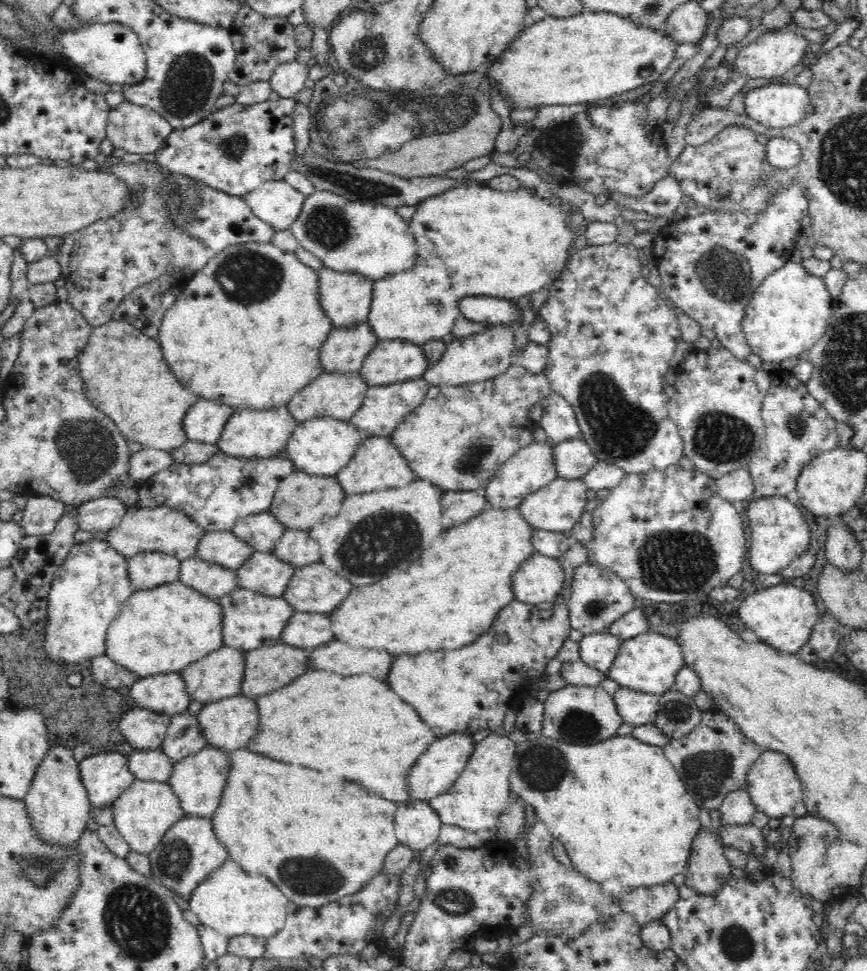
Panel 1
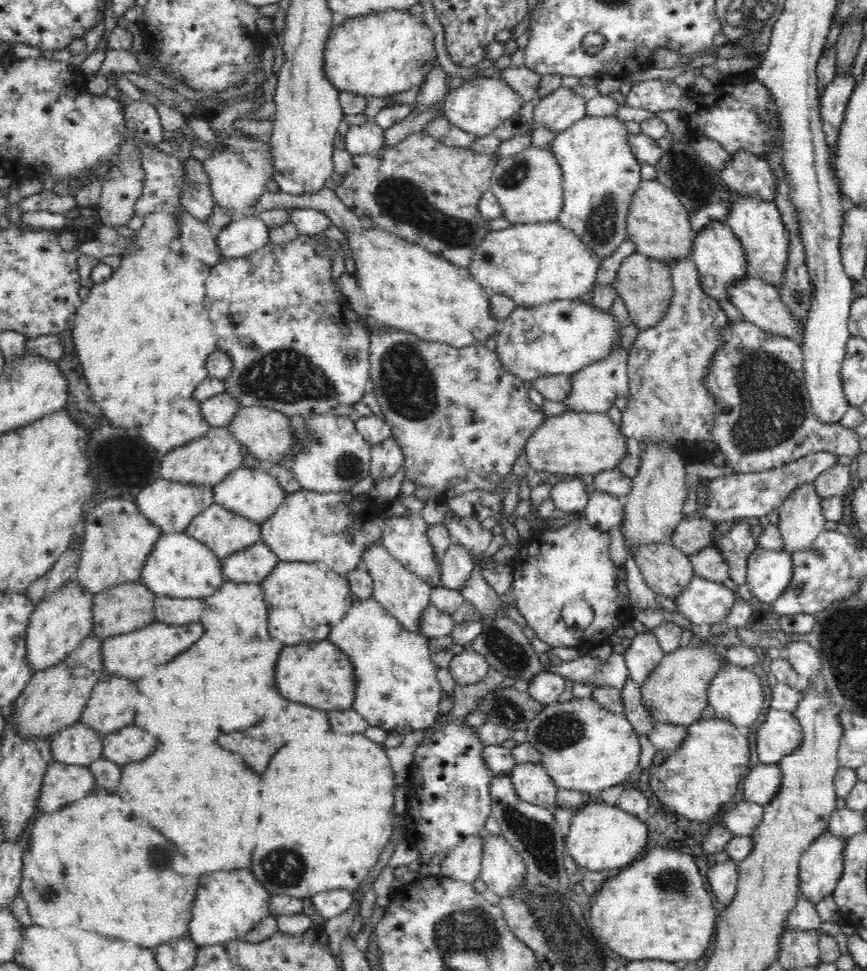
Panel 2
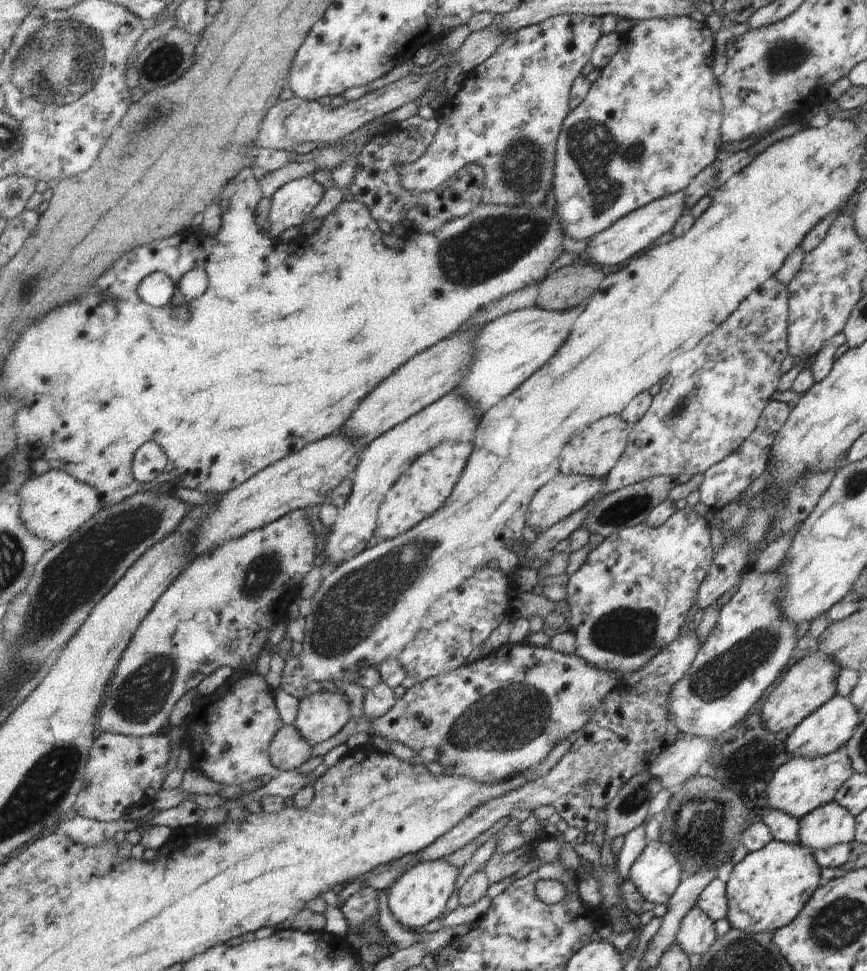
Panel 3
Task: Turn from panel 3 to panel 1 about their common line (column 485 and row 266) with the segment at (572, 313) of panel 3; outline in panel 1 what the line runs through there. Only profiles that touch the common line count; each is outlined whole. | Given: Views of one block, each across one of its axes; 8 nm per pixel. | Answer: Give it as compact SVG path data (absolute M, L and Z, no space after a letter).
M328 190L314 191L314 194L306 197L302 210L290 229L298 239L299 246L321 259L324 267L340 272L357 272L375 282L385 276L411 269L420 259L416 240L410 232L410 223L402 220L402 216L396 214L394 207L349 201Z

